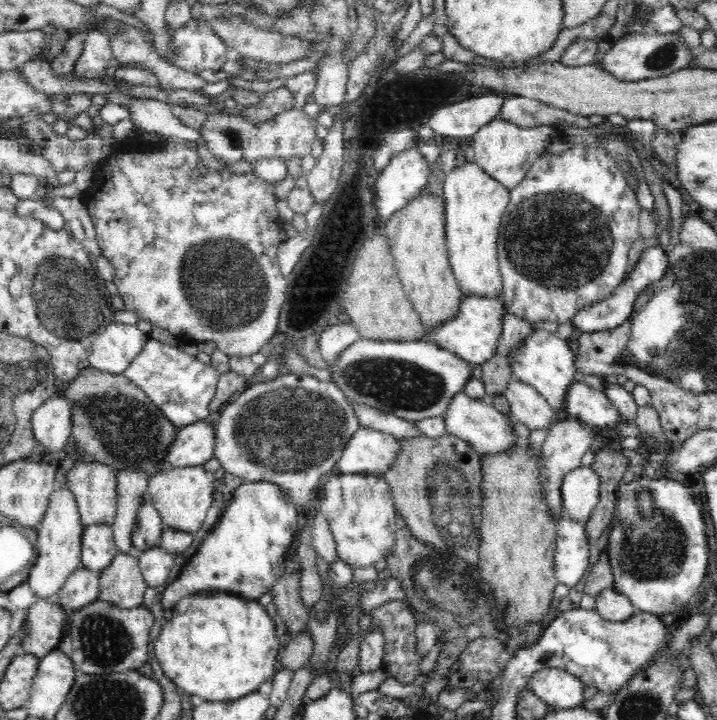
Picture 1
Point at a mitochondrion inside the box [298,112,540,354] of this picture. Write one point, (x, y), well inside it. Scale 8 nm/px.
(346, 217)

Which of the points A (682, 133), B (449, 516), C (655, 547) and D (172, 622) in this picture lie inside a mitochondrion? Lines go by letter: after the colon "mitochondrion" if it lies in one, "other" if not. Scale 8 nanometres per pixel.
A: other
B: mitochondrion
C: mitochondrion
D: other

